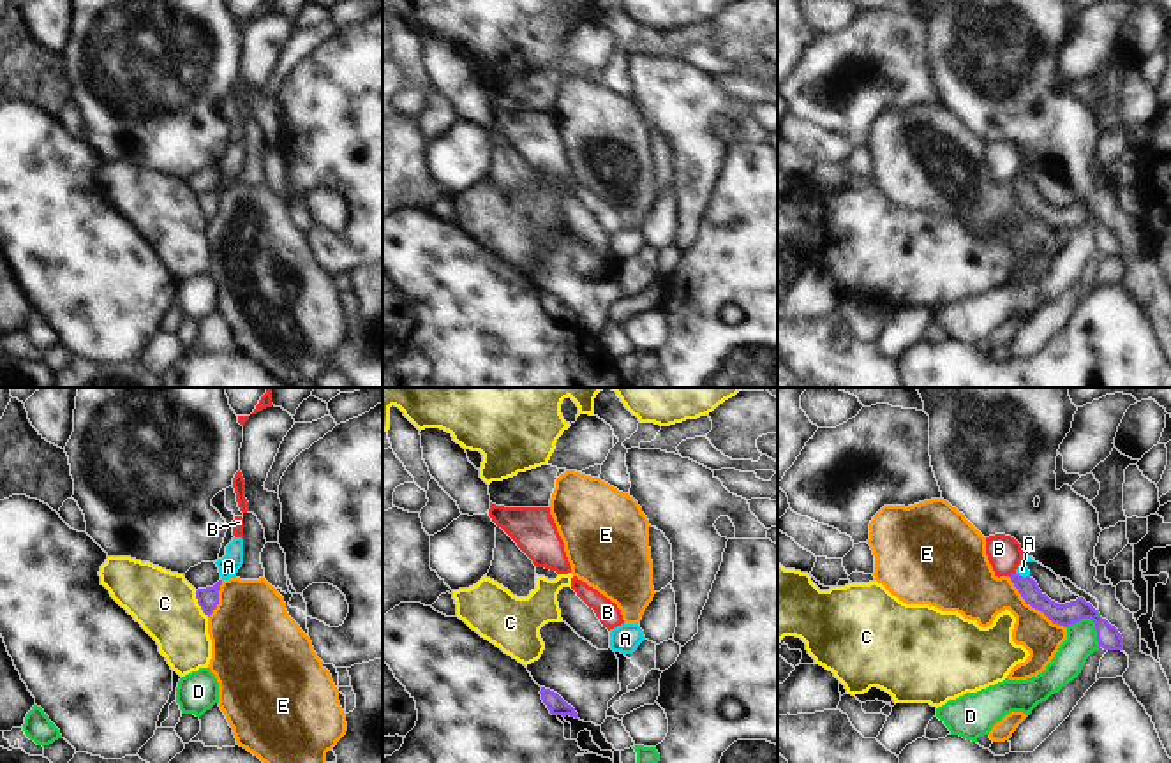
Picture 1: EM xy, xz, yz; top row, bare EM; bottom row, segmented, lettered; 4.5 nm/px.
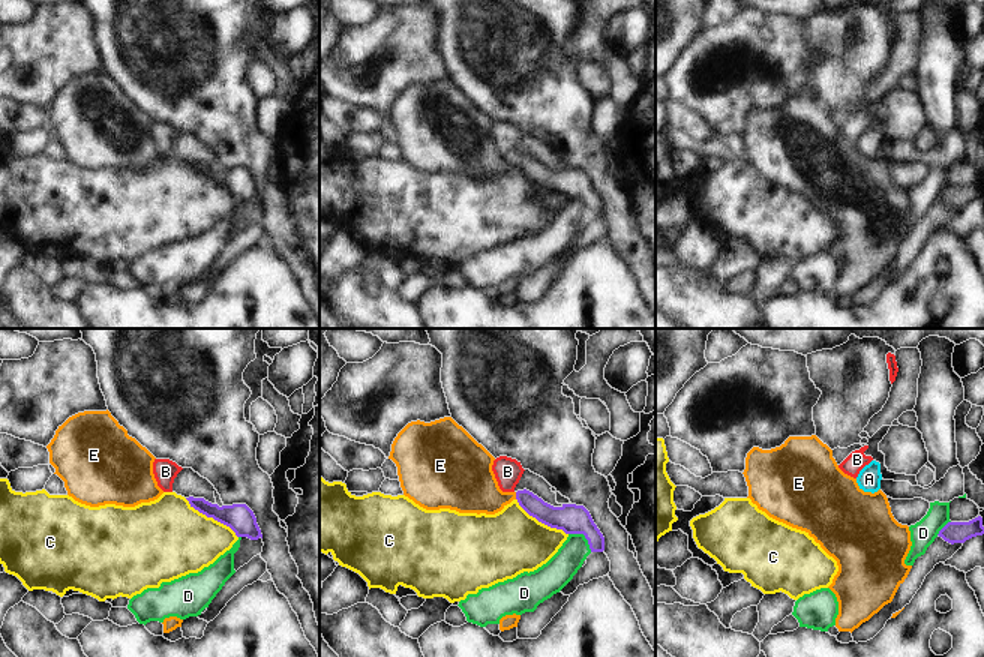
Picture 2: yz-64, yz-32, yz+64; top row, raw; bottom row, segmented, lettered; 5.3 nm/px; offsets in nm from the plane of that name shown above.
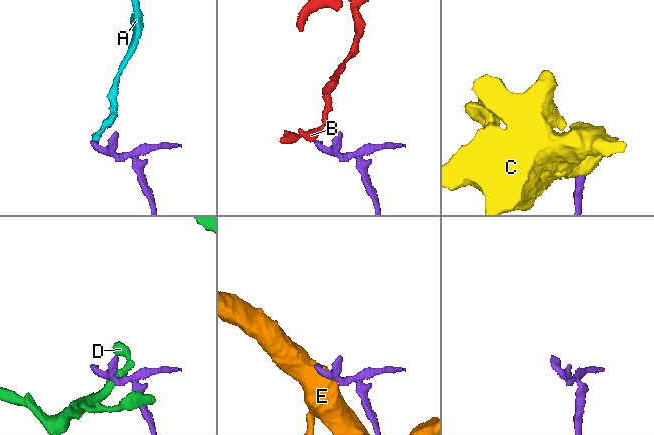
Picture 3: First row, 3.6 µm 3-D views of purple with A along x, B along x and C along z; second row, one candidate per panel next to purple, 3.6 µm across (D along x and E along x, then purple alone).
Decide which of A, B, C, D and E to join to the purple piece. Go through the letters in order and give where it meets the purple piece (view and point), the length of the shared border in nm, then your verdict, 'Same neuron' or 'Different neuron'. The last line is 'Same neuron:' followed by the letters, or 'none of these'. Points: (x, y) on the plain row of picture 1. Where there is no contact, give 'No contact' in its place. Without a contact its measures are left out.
A: Touches purple at yz (1021, 182). Shared border 70 nm. Same neuron
B: Touches purple at yz (1011, 180). Shared border 40 nm. Different neuron
C: Touches purple at xy (198, 208). Shared border 140 nm. Different neuron
D: Touches purple at yz (1092, 224). Shared border 180 nm. Different neuron
E: Touches purple at yz (1034, 212). Shared border 360 nm. Different neuron
Same neuron: A.

